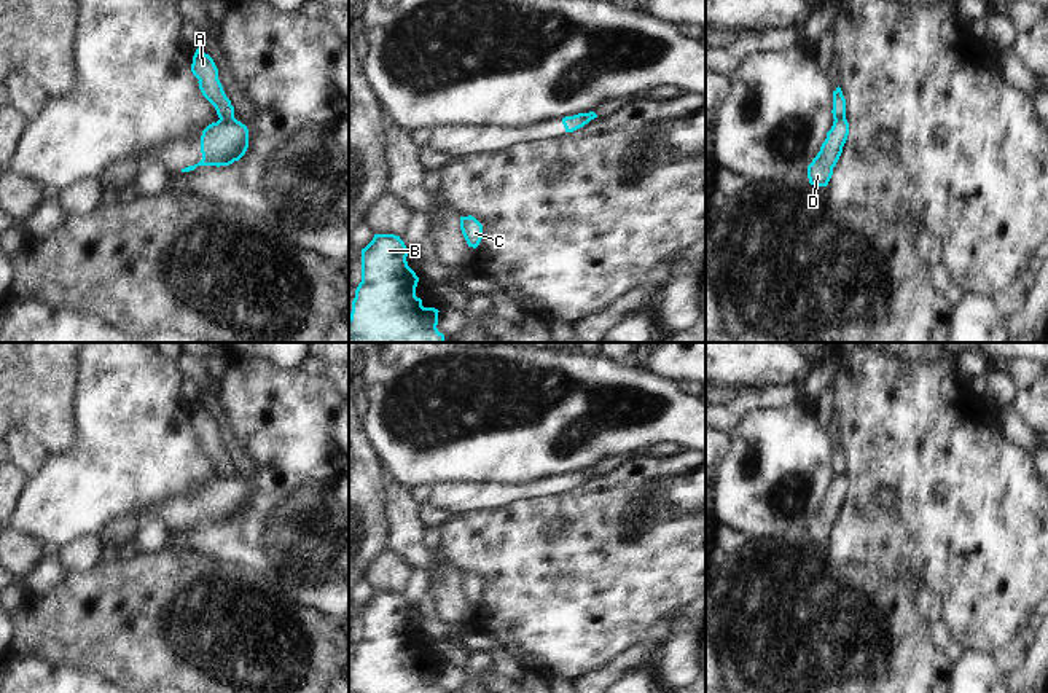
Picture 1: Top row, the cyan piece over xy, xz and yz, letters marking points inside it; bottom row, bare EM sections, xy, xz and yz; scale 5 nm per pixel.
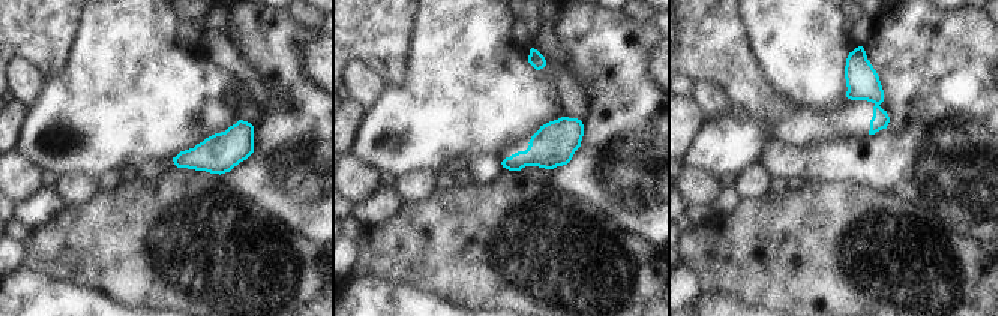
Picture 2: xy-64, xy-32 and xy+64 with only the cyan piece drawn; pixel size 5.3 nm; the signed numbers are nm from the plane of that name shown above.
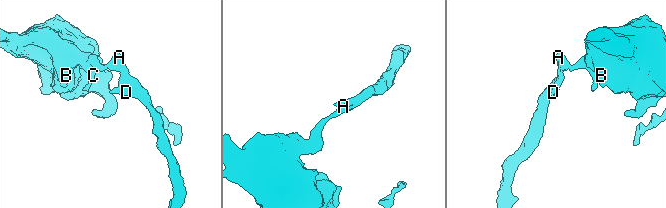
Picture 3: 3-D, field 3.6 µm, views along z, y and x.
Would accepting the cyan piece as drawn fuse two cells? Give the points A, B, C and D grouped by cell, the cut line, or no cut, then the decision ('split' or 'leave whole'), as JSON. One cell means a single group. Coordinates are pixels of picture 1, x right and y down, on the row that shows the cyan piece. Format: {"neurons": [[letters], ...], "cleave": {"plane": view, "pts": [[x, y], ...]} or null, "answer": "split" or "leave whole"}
{"neurons": [["A", "B", "C"], ["D"]], "cleave": {"plane": "xy", "pts": [[234, 118], [220, 120]]}, "answer": "split"}

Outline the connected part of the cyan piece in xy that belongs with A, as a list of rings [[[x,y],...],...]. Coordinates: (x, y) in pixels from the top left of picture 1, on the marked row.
[[[199,48],[193,56],[191,72],[199,80],[202,96],[215,107],[218,118],[225,121],[234,119],[234,107],[218,80],[218,69],[213,59]]]

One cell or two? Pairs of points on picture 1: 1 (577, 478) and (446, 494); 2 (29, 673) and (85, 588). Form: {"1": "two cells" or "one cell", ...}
{"1": "one cell", "2": "two cells"}

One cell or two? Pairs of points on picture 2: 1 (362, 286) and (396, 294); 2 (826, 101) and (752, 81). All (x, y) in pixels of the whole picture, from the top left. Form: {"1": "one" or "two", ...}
{"1": "one", "2": "two"}

